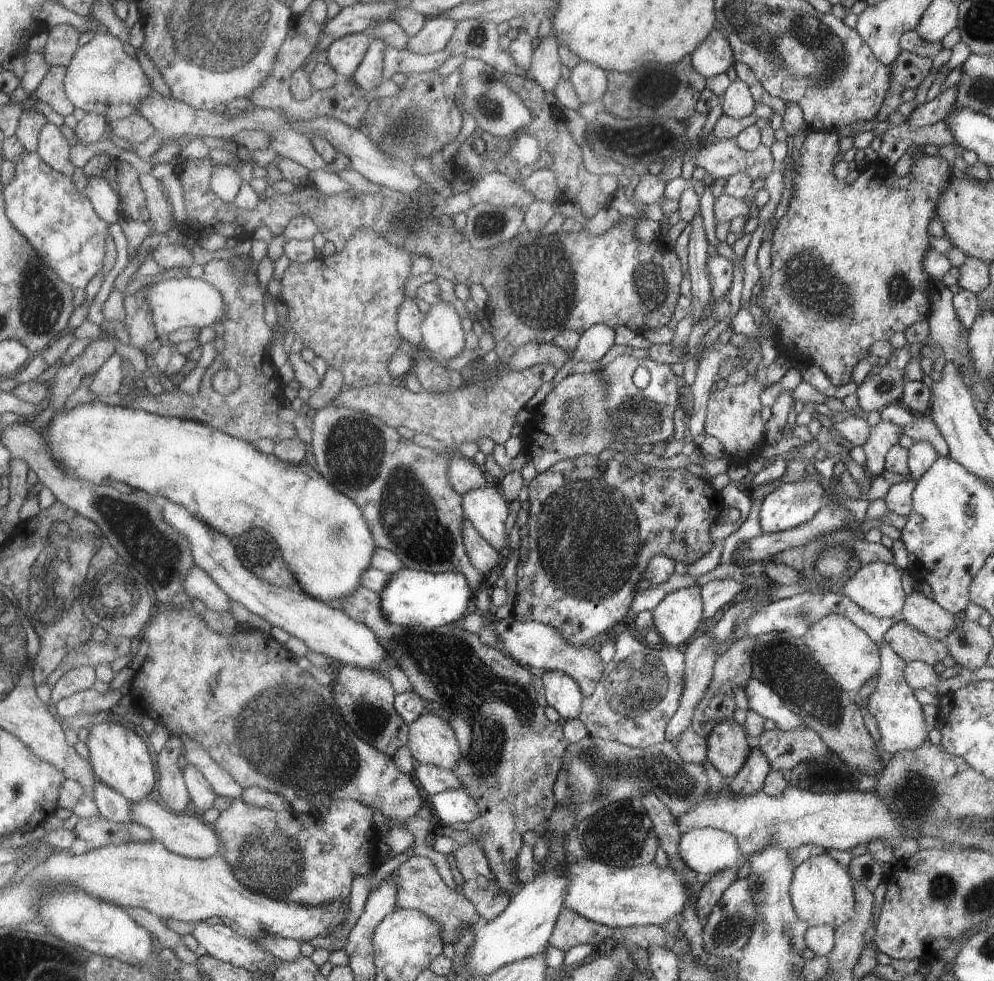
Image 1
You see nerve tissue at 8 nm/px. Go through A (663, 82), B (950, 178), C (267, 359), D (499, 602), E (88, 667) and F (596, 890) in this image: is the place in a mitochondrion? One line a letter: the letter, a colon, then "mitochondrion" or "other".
A: mitochondrion
B: other
C: other
D: other
E: other
F: other

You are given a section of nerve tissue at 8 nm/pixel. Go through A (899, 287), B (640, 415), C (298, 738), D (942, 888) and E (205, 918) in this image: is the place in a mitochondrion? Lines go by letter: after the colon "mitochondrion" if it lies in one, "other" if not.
A: mitochondrion
B: mitochondrion
C: mitochondrion
D: mitochondrion
E: other

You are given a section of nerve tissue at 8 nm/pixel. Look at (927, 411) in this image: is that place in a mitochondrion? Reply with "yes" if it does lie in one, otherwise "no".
no

